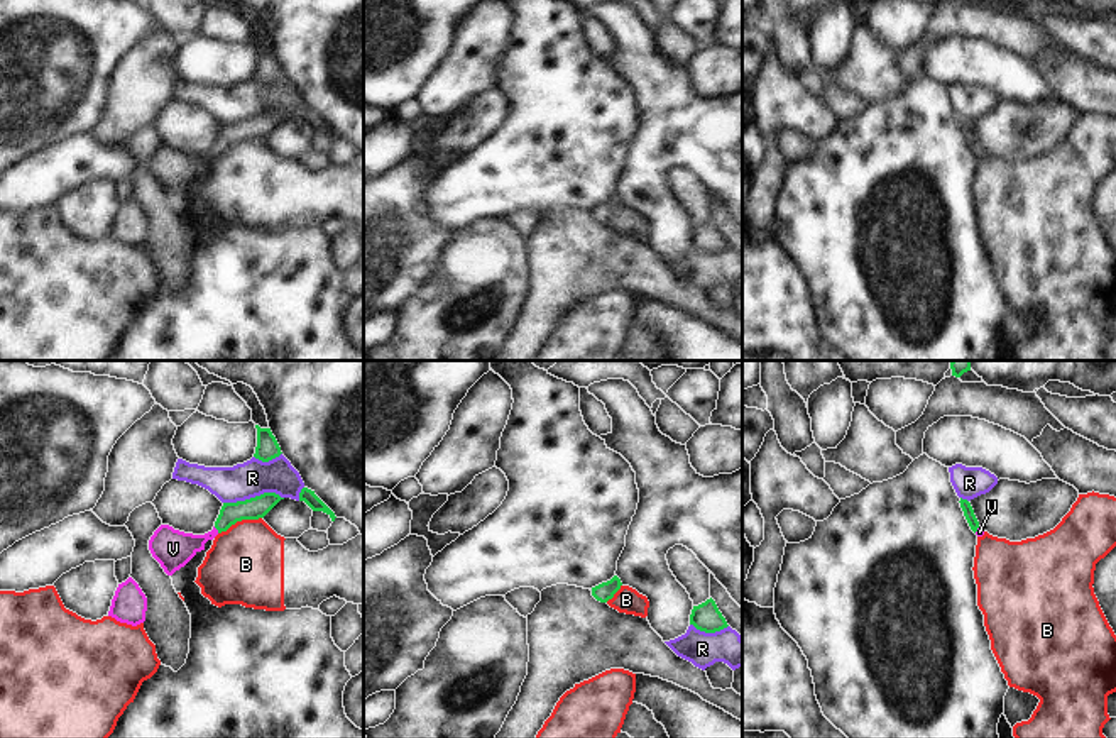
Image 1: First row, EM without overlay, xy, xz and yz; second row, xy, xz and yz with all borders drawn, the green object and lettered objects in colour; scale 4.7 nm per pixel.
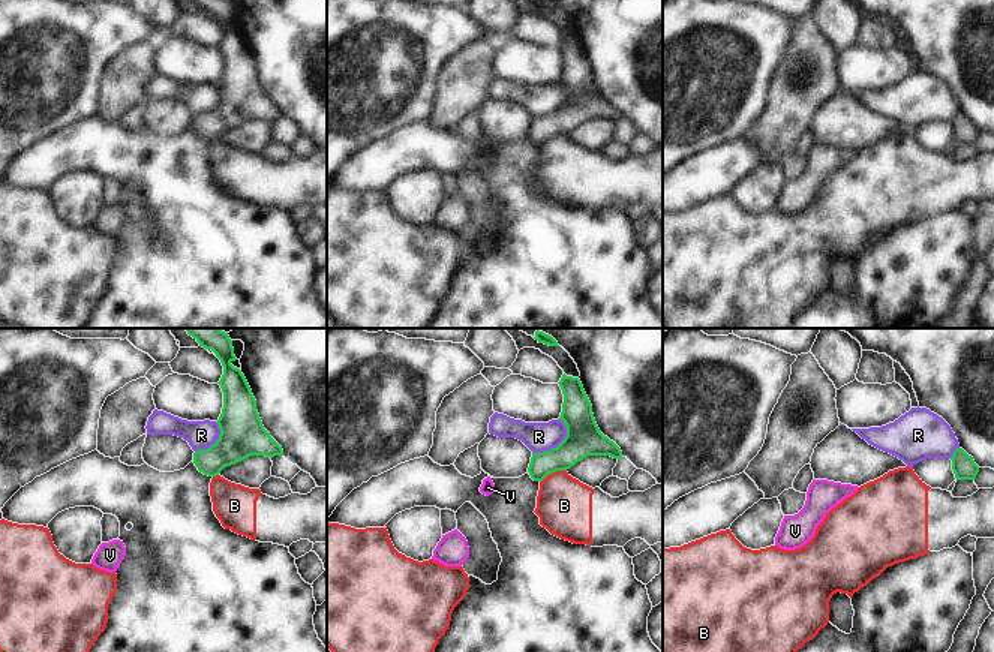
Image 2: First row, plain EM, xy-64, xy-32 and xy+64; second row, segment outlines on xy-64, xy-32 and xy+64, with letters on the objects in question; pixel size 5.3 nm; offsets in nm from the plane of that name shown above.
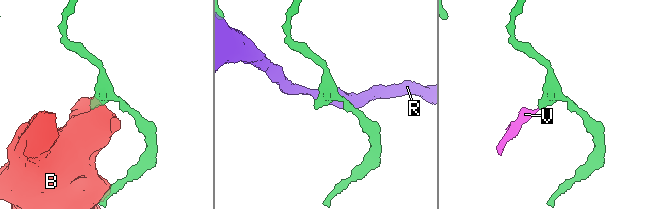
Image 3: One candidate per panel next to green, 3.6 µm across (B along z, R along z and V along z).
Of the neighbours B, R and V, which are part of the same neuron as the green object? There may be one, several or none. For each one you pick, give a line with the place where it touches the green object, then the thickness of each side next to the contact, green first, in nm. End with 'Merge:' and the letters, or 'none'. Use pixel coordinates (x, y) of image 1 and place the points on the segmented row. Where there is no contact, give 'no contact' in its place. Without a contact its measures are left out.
V: xy (217, 528) | 110/190 nm
Merge: V

